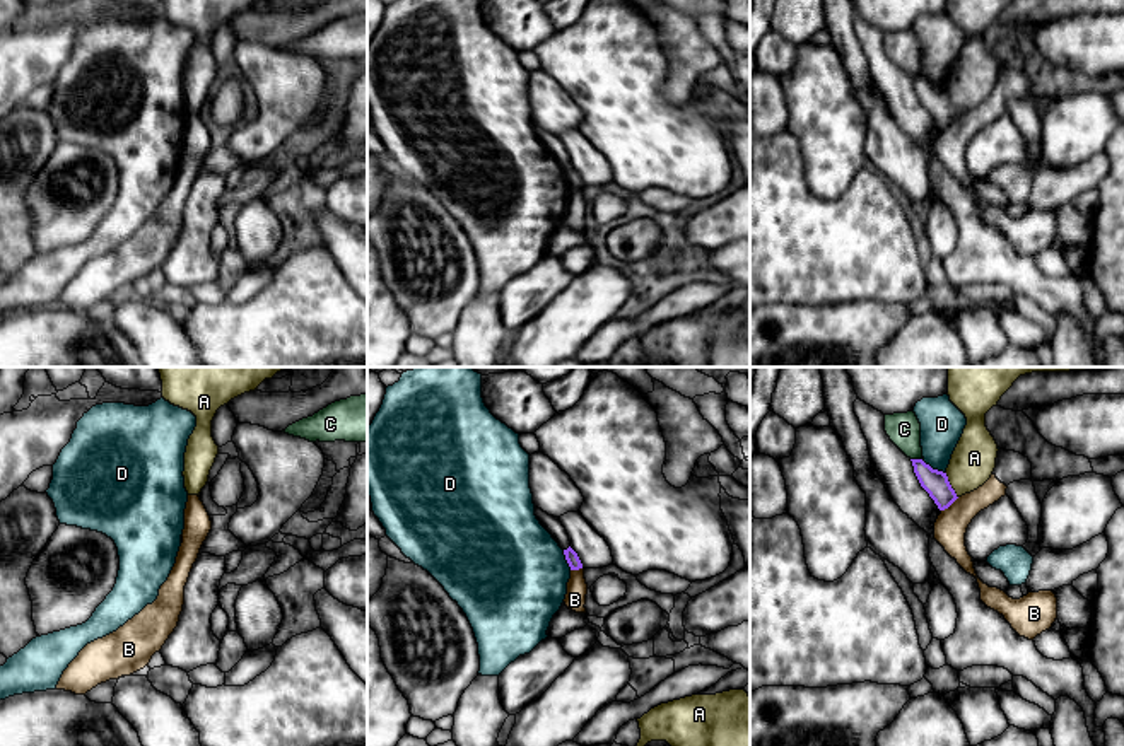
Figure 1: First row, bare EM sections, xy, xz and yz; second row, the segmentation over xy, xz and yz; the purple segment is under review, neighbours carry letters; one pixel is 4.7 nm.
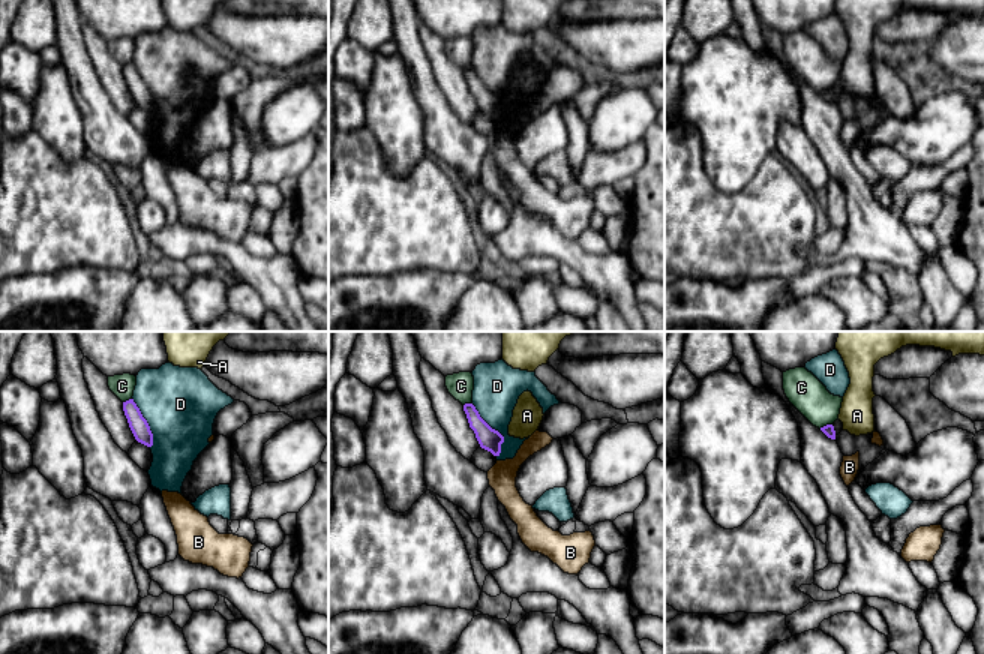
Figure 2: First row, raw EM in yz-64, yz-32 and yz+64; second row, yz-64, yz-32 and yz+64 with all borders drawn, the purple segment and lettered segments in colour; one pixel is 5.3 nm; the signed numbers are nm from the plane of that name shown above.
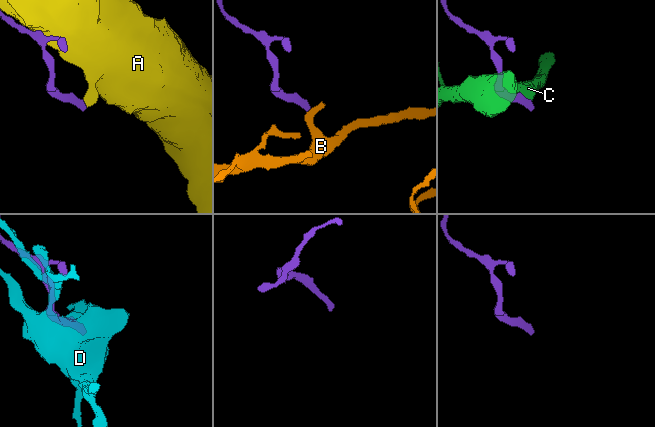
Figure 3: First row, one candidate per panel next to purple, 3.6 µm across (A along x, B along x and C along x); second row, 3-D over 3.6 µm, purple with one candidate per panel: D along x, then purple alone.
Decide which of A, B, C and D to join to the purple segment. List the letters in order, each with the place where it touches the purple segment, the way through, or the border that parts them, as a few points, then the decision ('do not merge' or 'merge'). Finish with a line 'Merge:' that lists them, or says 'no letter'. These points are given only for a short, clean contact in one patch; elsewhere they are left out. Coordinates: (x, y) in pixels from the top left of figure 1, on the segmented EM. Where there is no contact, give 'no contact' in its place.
A: meets purple in yz at (950, 485); do not merge
B: meets purple in yz at (950, 504); border along yz (959, 497), (942, 511); do not merge
C: meets purple in yz at (918, 460); do not merge
D: meets purple in yz at (931, 468); do not merge
Merge: no letter

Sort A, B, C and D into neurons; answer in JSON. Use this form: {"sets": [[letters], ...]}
{"sets": [["A"], ["B"], ["C"], ["D"]]}

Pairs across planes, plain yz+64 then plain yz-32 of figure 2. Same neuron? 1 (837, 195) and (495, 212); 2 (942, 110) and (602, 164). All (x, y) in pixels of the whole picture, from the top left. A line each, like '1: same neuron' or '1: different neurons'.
1: same neuron
2: different neurons

